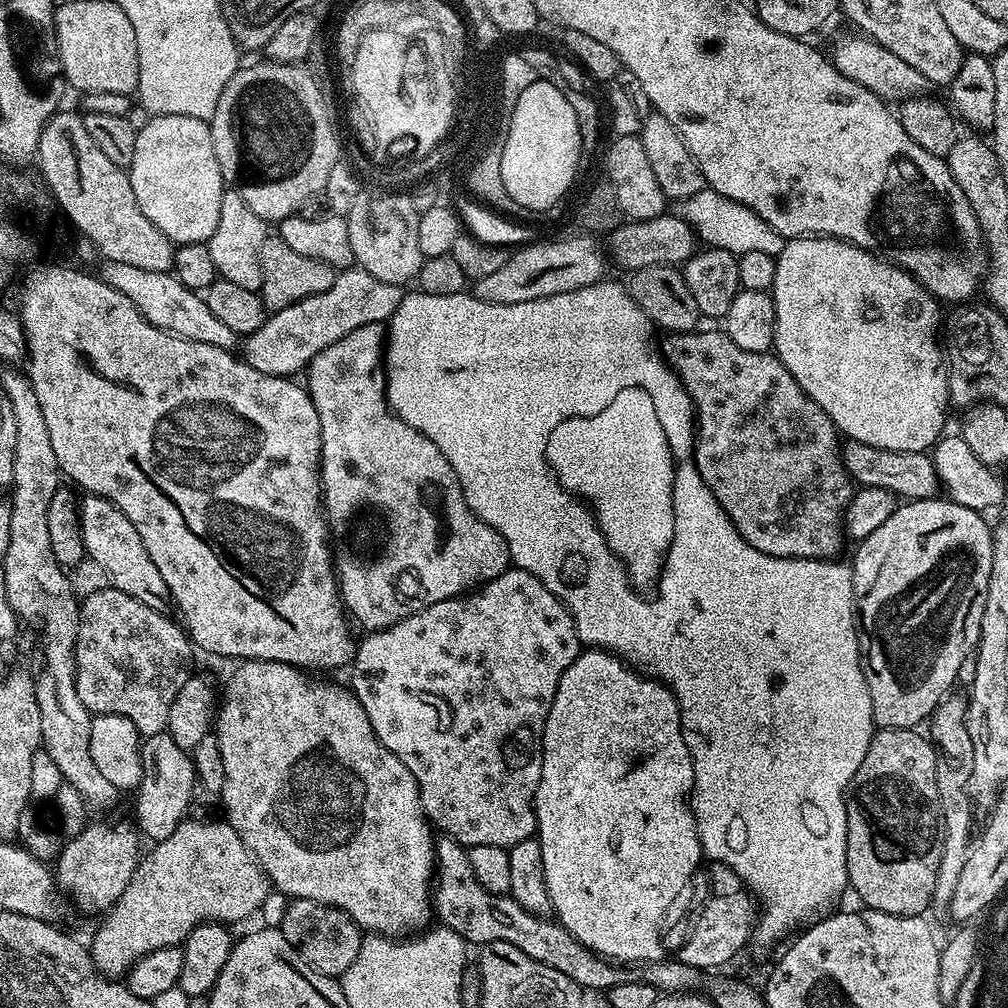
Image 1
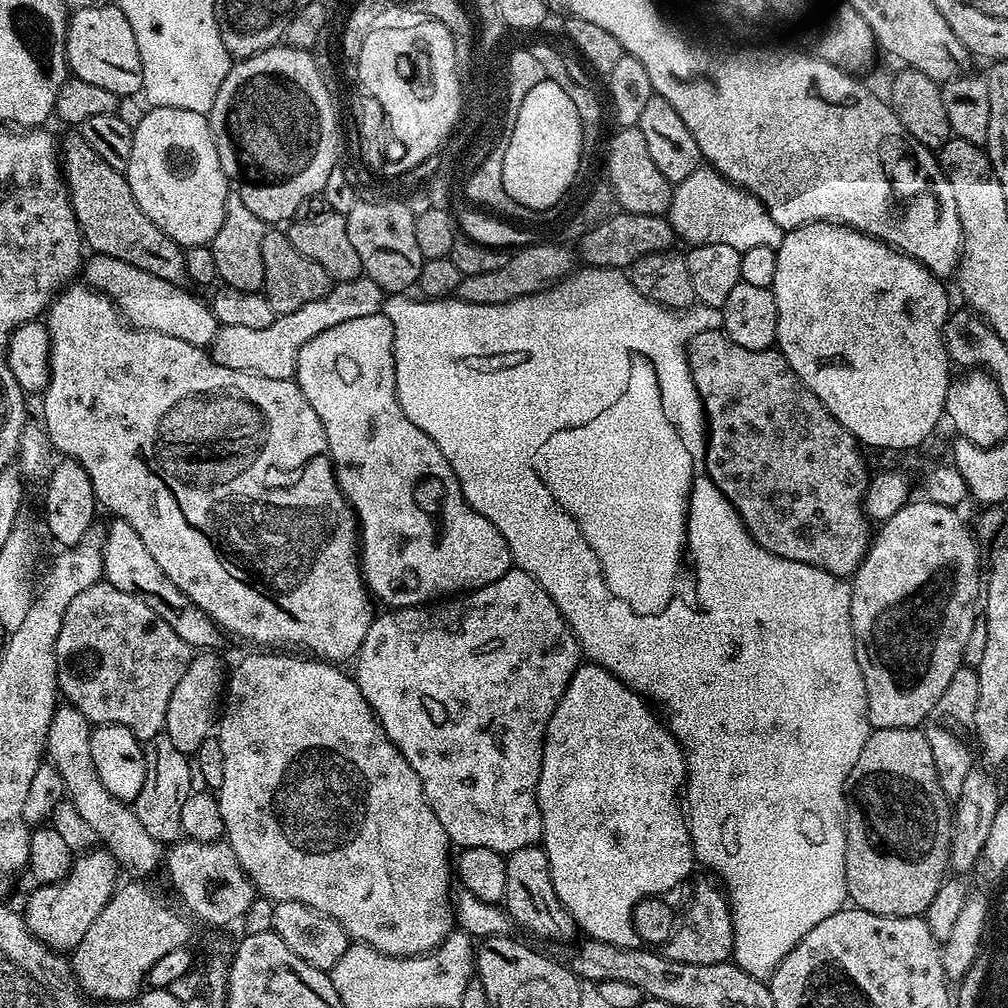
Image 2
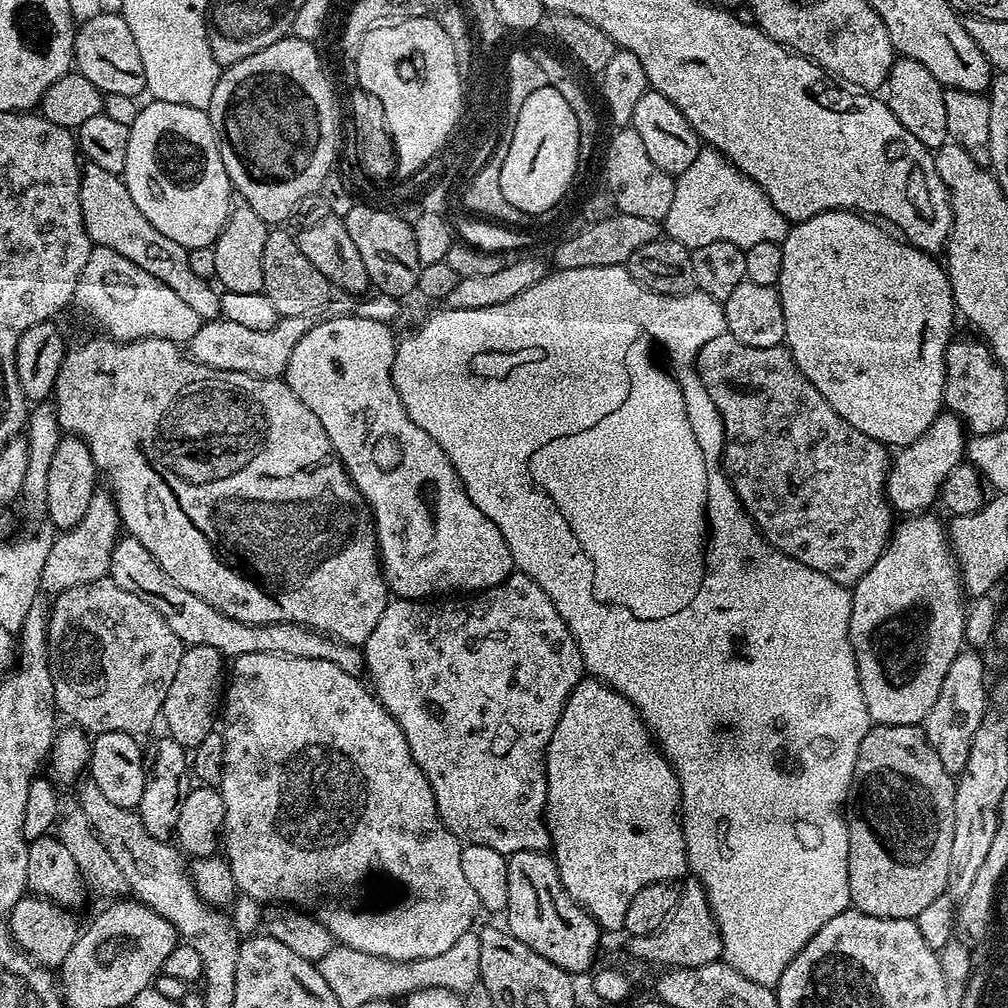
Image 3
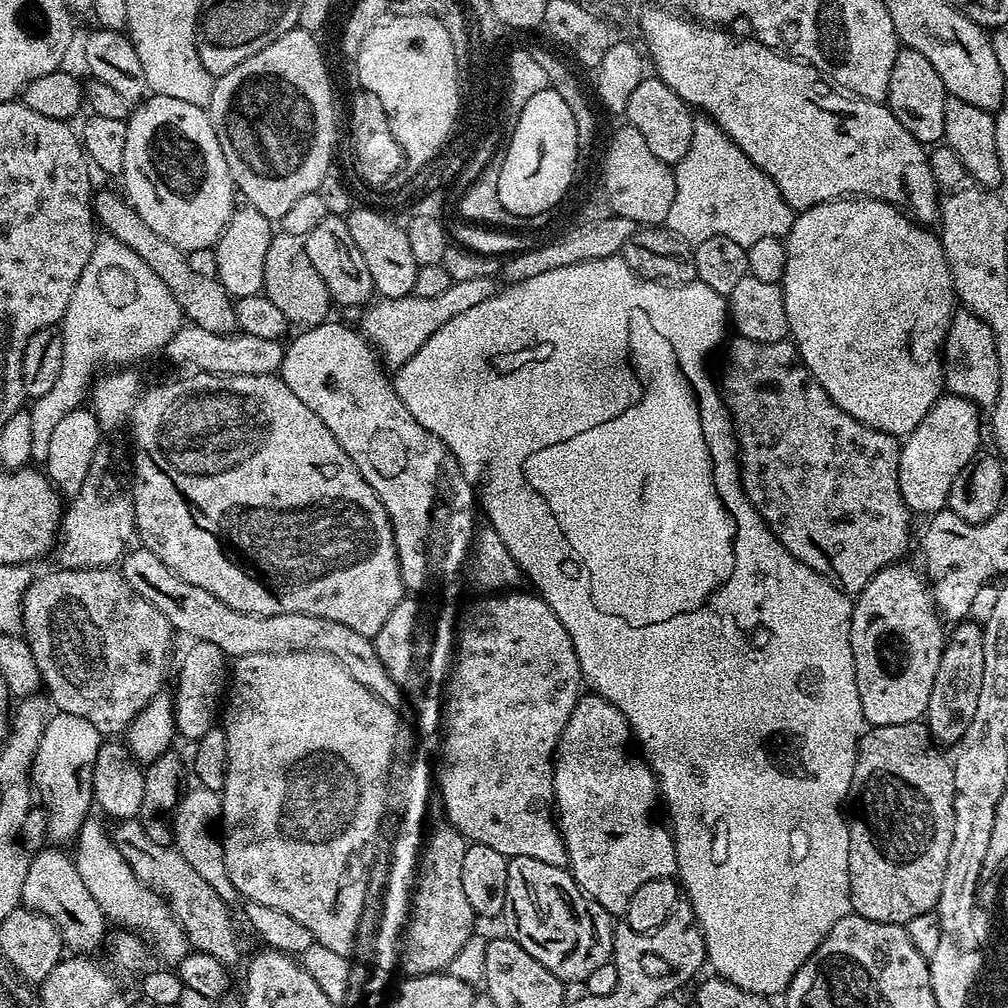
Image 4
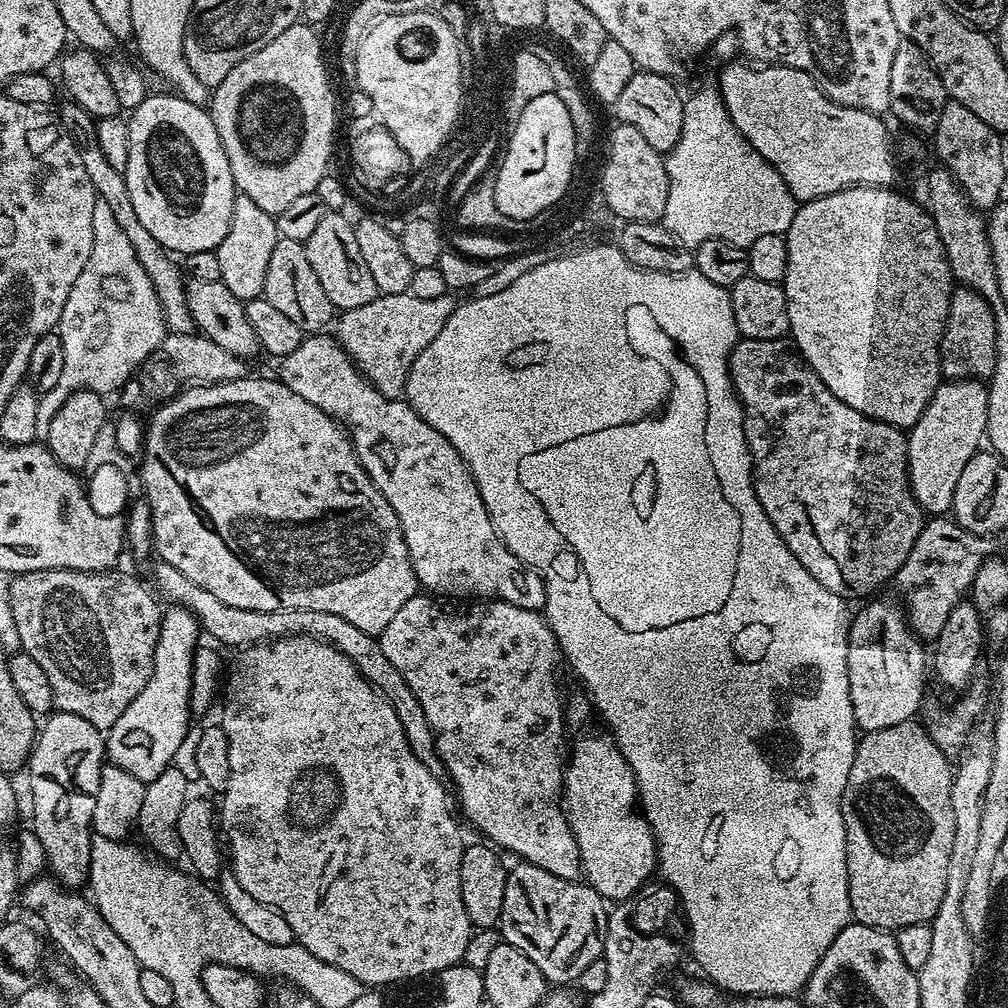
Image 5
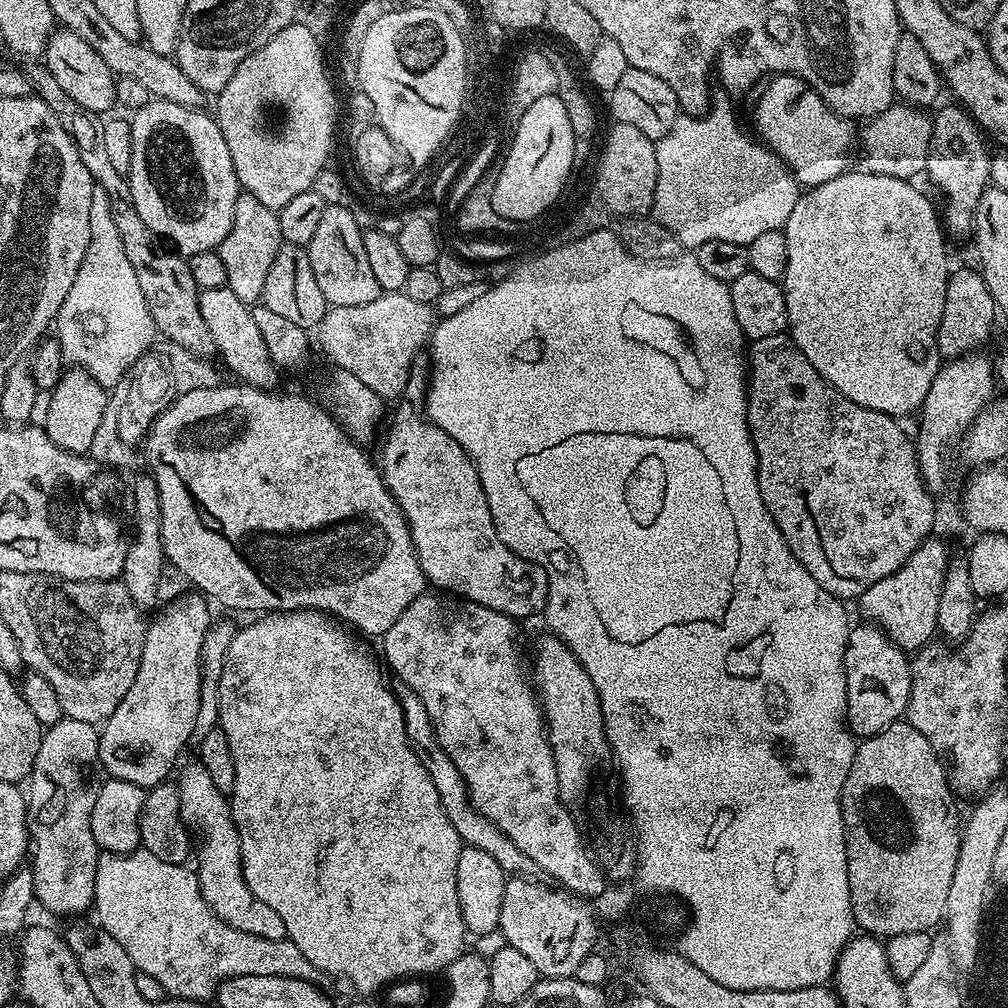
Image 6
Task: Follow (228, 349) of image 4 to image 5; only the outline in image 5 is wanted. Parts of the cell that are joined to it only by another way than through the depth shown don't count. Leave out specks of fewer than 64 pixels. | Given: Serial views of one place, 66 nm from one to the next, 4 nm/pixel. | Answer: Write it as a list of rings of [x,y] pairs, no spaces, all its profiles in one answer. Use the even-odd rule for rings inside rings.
[[[167,333],[160,348],[152,352],[141,365],[136,382],[139,382],[144,397],[154,401],[154,404],[161,404],[172,399],[183,385],[194,381],[197,384],[221,384],[227,380],[241,380],[246,374],[244,364],[245,357],[230,354],[230,350],[222,350],[218,342],[210,342],[210,338],[199,333]]]

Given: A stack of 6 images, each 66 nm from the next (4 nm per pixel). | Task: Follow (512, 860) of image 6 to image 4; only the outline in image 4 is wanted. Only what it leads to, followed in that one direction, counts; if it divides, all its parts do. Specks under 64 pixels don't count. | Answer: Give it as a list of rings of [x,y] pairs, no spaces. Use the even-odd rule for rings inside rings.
[[[140,546],[137,549],[131,549],[124,554],[120,571],[136,593],[166,614],[167,620],[177,633],[182,632],[193,641],[214,643],[228,658],[246,654],[287,652],[330,654],[330,658],[338,658],[338,662],[346,666],[346,671],[357,682],[362,682],[362,686],[366,686],[366,690],[374,694],[374,698],[386,702],[386,706],[398,713],[403,713],[409,707],[404,691],[398,686],[398,682],[394,682],[394,678],[390,678],[390,670],[382,666],[382,658],[378,658],[373,637],[358,634],[358,630],[350,630],[350,626],[342,626],[342,622],[333,622],[331,618],[318,618],[314,614],[283,612],[259,616],[234,610],[226,606],[226,602],[218,602],[218,598],[214,598],[210,590],[202,590],[202,586],[194,586],[193,583],[178,578],[156,554],[149,552],[148,548]]]

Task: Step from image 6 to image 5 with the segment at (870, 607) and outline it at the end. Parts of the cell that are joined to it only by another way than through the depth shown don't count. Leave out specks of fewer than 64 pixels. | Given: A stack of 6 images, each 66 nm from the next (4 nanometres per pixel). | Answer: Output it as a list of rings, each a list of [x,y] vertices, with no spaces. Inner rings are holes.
[[[932,518],[925,523],[924,529],[918,534],[918,542],[914,542],[914,550],[906,554],[906,562],[902,562],[894,577],[894,584],[900,587],[900,592],[904,595],[902,604],[906,609],[908,624],[921,641],[935,641],[942,626],[946,626],[946,618],[950,618],[950,610],[954,610],[954,606],[969,595],[974,576],[978,574],[982,562],[989,559],[988,544],[985,537],[968,532],[955,519]]]

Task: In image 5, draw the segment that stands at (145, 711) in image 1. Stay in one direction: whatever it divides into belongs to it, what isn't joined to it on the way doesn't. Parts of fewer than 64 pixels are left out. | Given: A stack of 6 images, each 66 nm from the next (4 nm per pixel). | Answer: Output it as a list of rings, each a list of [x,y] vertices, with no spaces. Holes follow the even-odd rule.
[[[51,568],[22,572],[10,580],[10,610],[14,612],[14,626],[18,626],[20,648],[42,666],[53,688],[55,707],[78,714],[78,718],[86,718],[90,726],[101,730],[114,726],[150,678],[162,615],[161,601],[148,584],[116,571],[71,572]]]

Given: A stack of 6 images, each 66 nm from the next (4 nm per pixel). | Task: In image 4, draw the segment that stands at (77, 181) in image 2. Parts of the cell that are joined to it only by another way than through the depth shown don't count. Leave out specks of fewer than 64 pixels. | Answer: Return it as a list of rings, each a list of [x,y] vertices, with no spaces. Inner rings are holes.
[[[97,191],[94,196],[94,216],[101,225],[104,223],[108,227],[105,228],[107,235],[118,238],[118,242],[130,246],[130,250],[134,250],[134,254],[138,254],[138,258],[142,258],[142,262],[146,262],[146,266],[150,266],[150,270],[154,270],[154,274],[158,274],[158,278],[166,282],[170,294],[174,294],[189,325],[196,325],[202,330],[211,332],[235,333],[237,331],[236,305],[233,297],[228,295],[219,280],[197,274],[190,267],[184,249],[174,246],[174,242],[166,242],[162,234],[154,234],[154,230],[150,230],[150,226],[142,222],[142,218],[127,199],[117,196],[112,192],[100,191]]]

